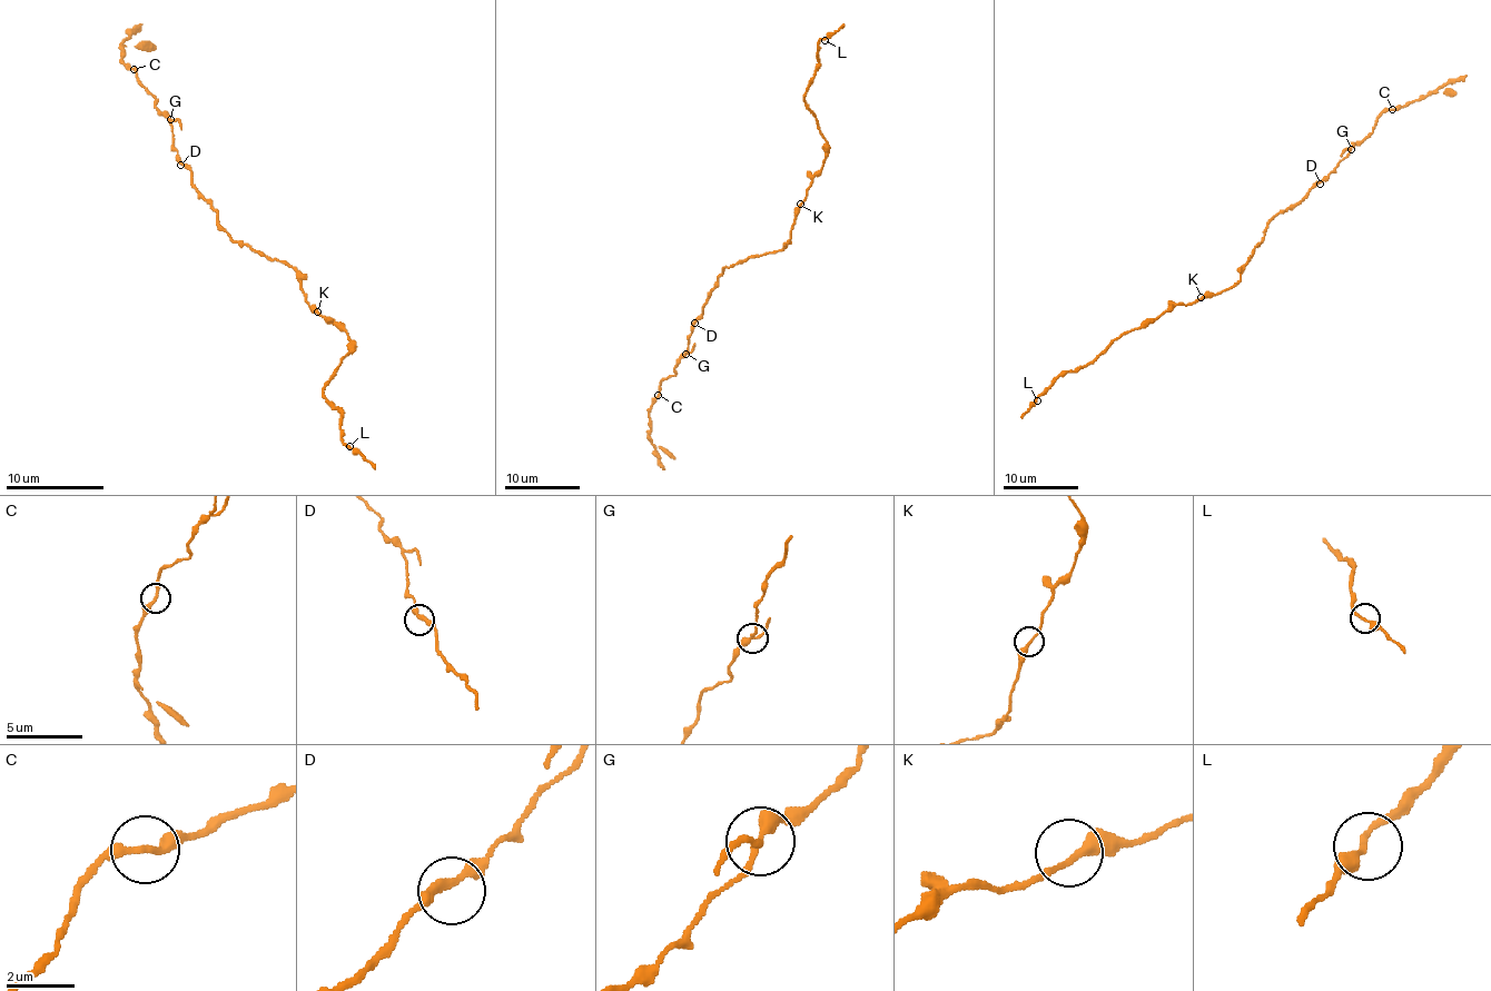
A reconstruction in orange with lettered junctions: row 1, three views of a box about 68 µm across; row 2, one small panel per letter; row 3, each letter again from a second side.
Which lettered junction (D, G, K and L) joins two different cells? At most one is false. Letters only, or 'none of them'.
none of them

